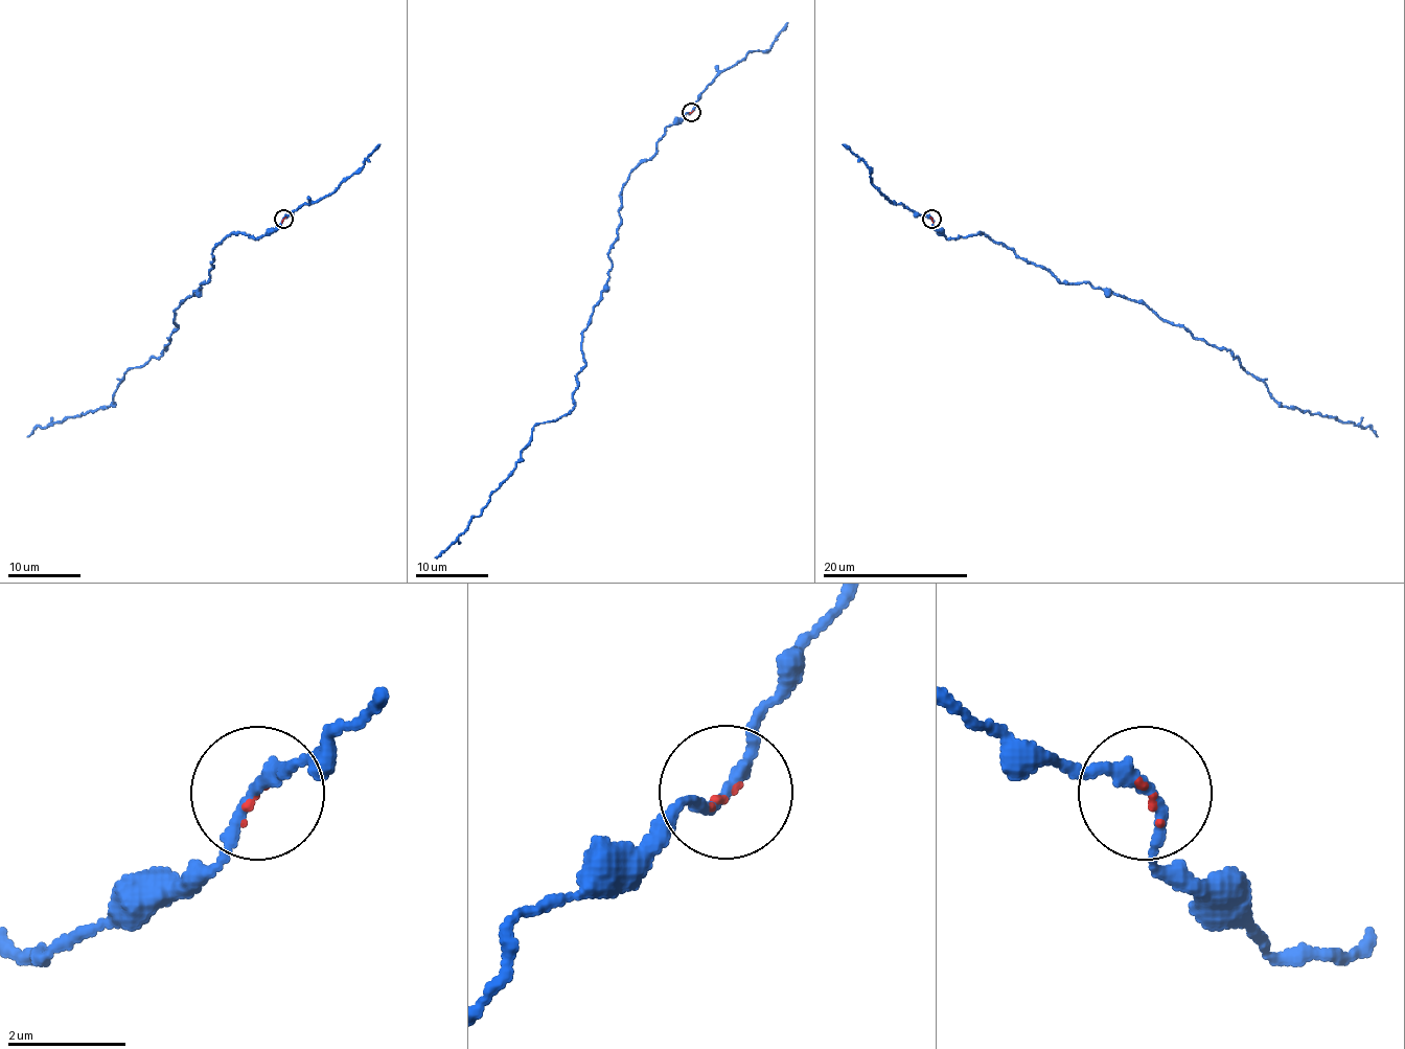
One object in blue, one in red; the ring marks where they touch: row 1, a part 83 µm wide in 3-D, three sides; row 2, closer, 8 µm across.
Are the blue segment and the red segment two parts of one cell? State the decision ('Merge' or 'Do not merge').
Merge

